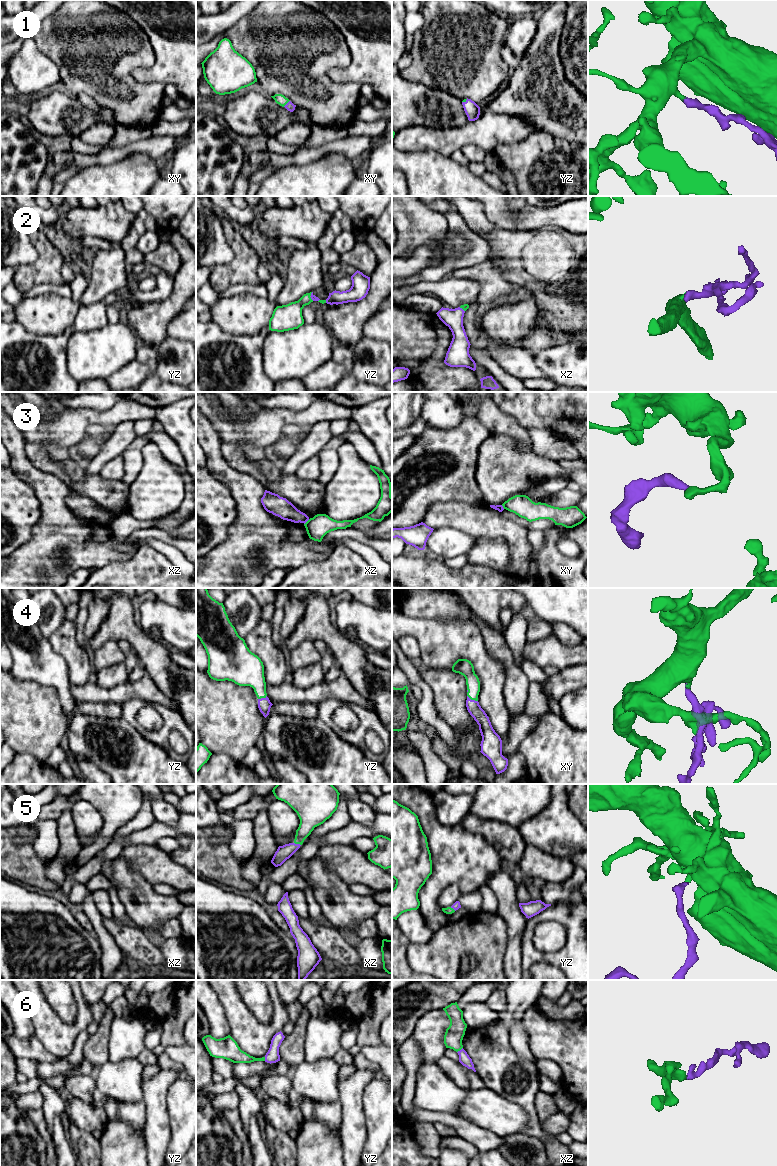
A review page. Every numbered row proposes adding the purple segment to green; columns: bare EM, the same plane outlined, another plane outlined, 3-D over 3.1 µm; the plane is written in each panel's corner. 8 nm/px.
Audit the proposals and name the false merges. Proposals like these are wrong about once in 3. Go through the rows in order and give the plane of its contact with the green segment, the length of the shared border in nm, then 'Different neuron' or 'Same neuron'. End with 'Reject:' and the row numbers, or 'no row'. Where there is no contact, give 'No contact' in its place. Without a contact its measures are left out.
1: Touches green in xy. Shared border 80 nm. Same neuron
2: Touches green in yz. Shared border 70 nm. Same neuron
3: Touches green in xz. Shared border 60 nm. Different neuron
4: Touches green in xy. Shared border 100 nm. Same neuron
5: Touches green in xz. Shared border 60 nm. Same neuron
6: Touches green in xz. Shared border 60 nm. Same neuron
Reject: 3

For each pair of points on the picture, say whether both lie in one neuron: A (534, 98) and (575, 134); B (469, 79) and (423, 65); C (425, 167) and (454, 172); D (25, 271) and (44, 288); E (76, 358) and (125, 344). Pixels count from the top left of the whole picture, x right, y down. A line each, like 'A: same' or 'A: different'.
A: same
B: same
C: same
D: different
E: same

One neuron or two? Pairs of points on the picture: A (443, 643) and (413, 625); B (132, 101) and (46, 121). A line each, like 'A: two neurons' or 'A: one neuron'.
A: one neuron
B: two neurons

